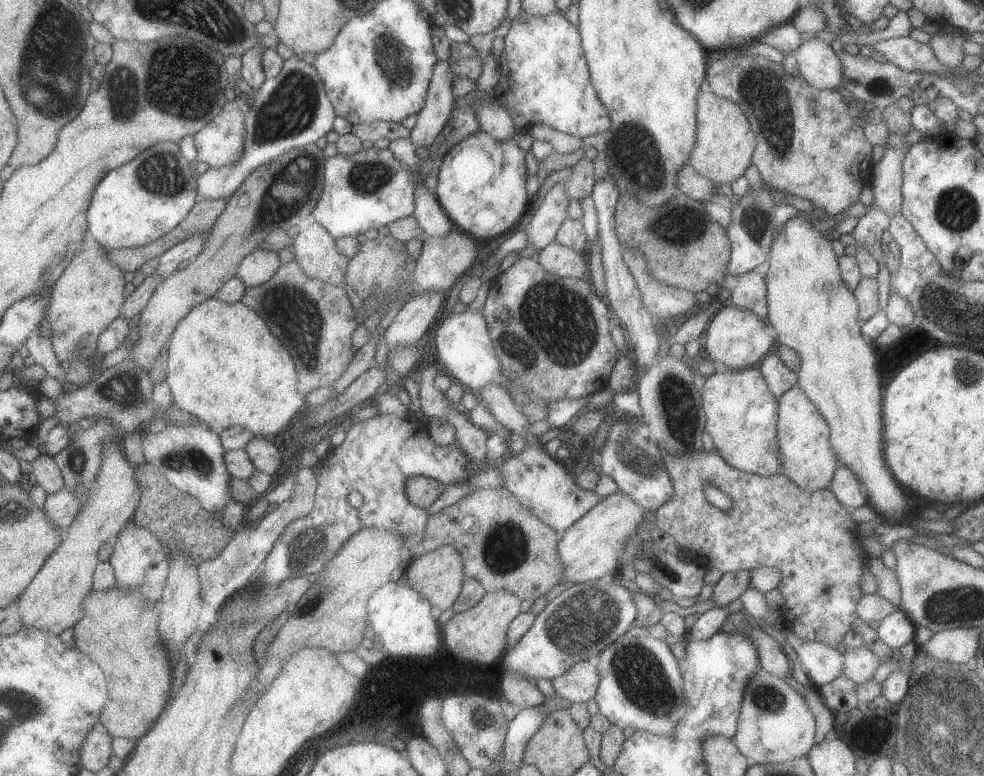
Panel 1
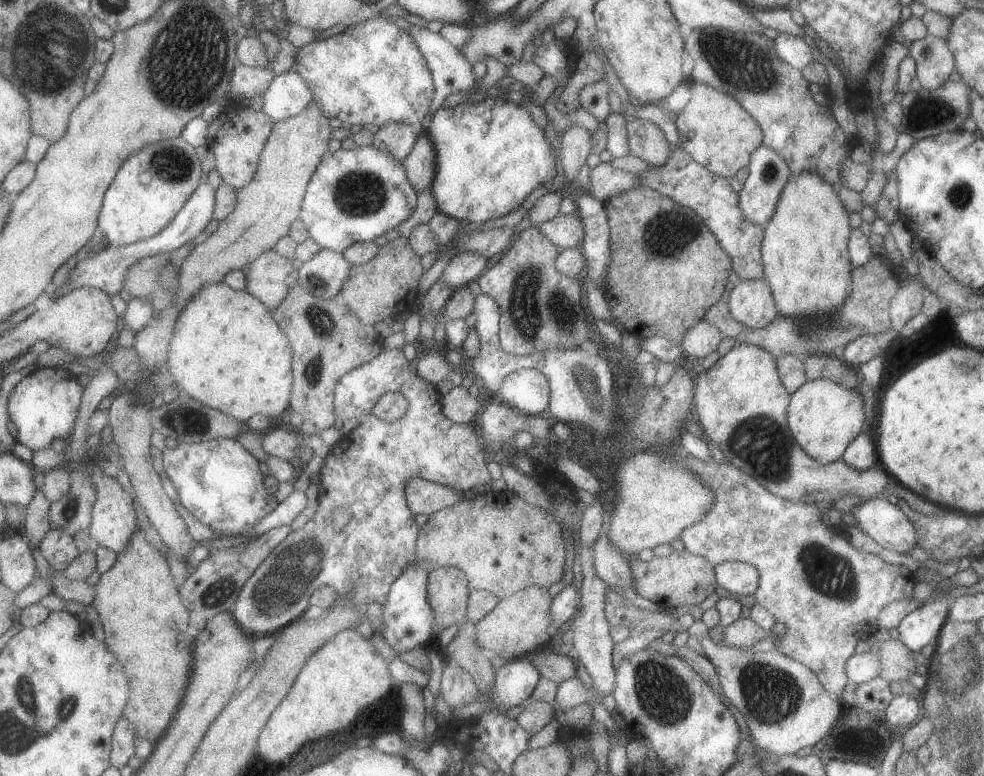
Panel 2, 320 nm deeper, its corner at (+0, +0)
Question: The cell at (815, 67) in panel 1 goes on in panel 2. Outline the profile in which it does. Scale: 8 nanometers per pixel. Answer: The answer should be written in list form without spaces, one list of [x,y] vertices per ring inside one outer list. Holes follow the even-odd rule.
[[[779,33],[773,40],[777,56],[789,66],[801,70],[811,61],[811,44],[807,38],[793,36],[787,33]]]

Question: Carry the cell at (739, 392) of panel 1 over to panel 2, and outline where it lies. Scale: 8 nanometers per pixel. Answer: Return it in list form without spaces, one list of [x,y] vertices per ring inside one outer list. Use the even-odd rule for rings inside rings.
[[[735,344],[726,354],[719,357],[712,367],[703,370],[703,374],[694,378],[693,402],[697,412],[697,423],[703,430],[703,436],[721,450],[729,464],[751,476],[772,495],[791,502],[802,501],[805,504],[823,501],[832,503],[843,497],[861,499],[877,497],[888,487],[897,484],[878,463],[867,470],[858,471],[841,459],[821,464],[805,454],[792,439],[791,431],[787,426],[786,410],[789,401],[790,394],[779,380],[774,356],[767,350],[752,344]]]

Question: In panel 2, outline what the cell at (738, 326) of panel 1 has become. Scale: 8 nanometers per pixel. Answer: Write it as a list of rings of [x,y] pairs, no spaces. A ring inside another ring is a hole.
[[[763,276],[740,280],[730,291],[728,312],[737,322],[750,329],[768,325],[777,315],[777,309]]]

